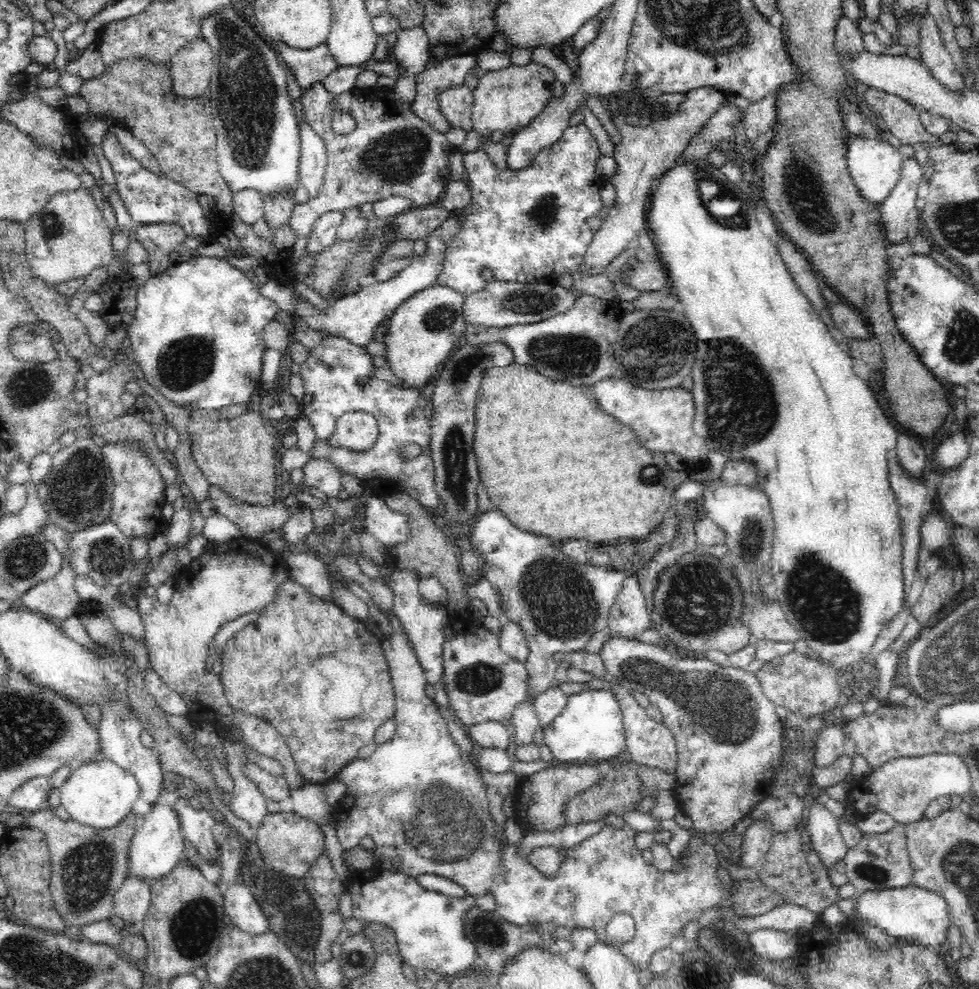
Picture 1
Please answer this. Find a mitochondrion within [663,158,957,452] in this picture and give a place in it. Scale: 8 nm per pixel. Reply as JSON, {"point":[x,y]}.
{"point":[736,217]}

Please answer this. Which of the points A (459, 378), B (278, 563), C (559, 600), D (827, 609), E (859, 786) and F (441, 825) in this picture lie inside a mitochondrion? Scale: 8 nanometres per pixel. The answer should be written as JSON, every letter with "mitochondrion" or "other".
{"A":"mitochondrion","B":"other","C":"mitochondrion","D":"mitochondrion","E":"other","F":"mitochondrion"}

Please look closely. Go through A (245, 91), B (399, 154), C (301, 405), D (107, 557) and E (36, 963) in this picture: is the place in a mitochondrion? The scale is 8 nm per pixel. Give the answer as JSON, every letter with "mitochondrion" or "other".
{"A":"mitochondrion","B":"mitochondrion","C":"other","D":"mitochondrion","E":"mitochondrion"}

